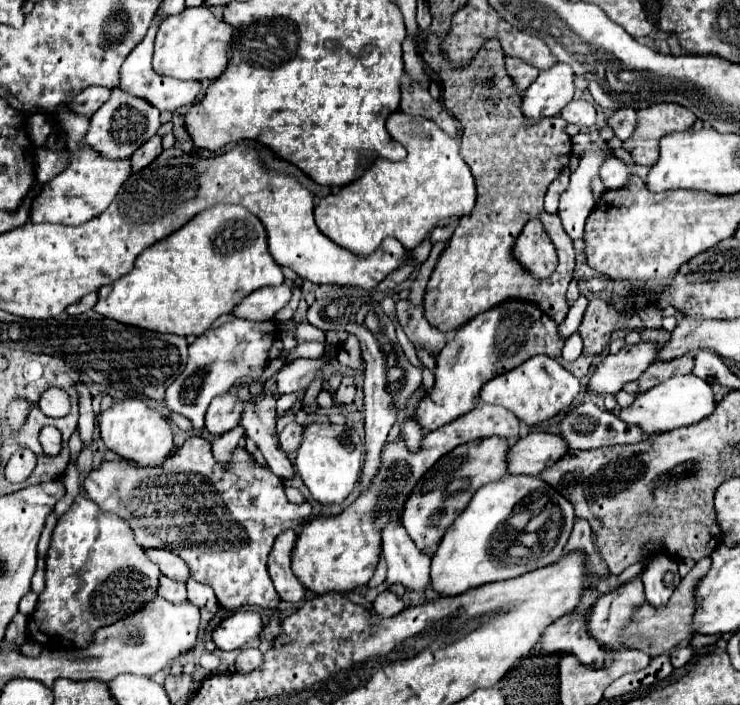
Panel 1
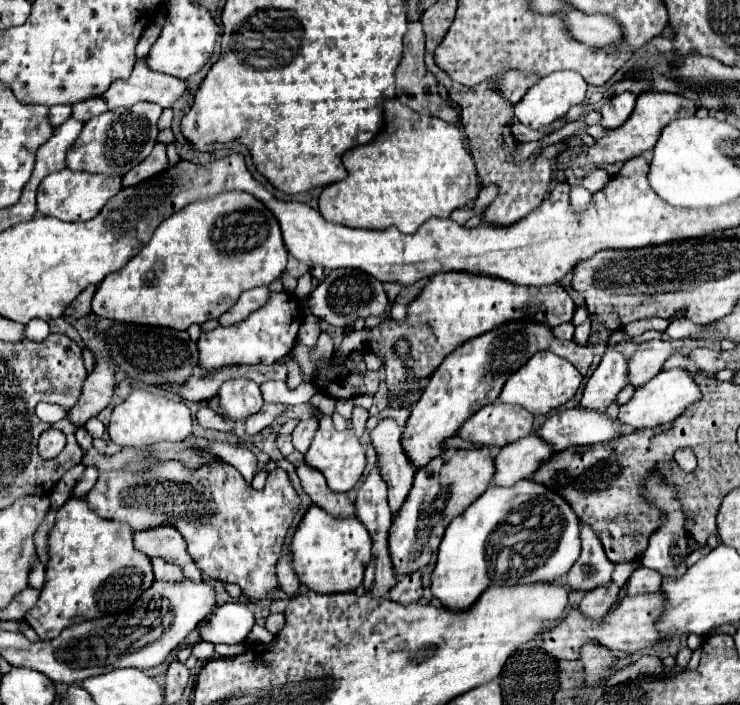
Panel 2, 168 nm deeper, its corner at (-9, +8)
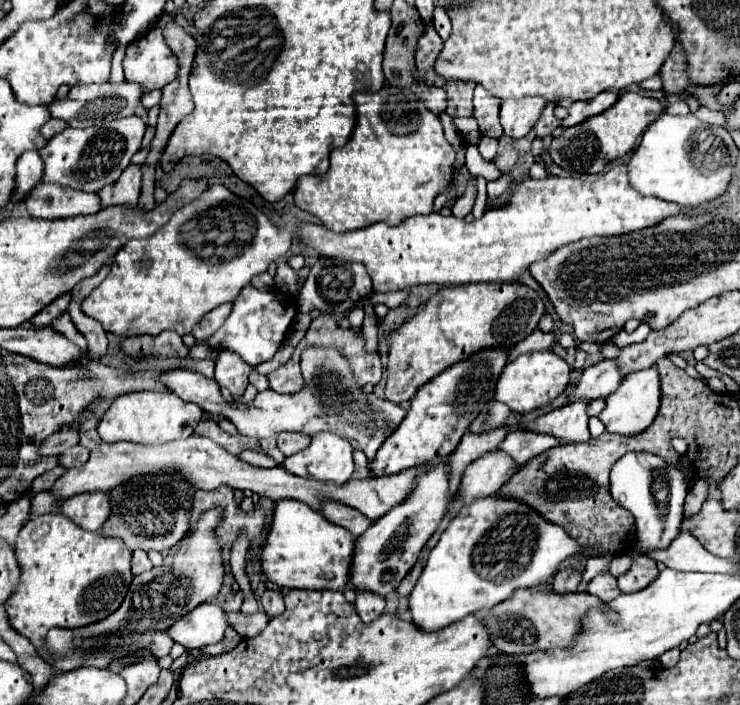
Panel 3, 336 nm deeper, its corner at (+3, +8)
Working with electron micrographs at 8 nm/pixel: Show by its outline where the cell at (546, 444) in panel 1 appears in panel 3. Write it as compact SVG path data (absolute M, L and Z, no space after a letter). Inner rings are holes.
M502 449L484 453L480 459L470 463L462 475L460 497L464 505L478 497L494 495L518 469L520 465L516 465L516 461Z

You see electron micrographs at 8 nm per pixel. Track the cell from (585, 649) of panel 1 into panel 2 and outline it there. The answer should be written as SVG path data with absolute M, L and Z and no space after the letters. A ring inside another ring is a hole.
M614 581L600 585L584 595L584 599L580 603L580 611L588 619L602 619L604 613L608 613L612 609L612 605L620 599L620 593L622 593L622 587L618 587Z

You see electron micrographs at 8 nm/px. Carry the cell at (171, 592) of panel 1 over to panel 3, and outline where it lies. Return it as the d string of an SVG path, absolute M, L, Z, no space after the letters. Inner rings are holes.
M136 549L136 551L134 551L134 557L132 557L132 573L134 573L134 575L140 575L140 573L150 571L150 569L152 569L152 561L148 559L146 551Z

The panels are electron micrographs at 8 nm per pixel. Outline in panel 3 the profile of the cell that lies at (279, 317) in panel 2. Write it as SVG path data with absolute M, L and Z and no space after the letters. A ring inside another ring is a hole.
M246 285L234 299L234 309L230 317L212 337L206 339L206 345L216 351L232 351L240 355L248 365L256 367L264 361L270 361L276 355L276 351L284 343L292 327L296 311L298 307L294 297L288 297L276 289L260 291L260 289L254 289L252 285Z

